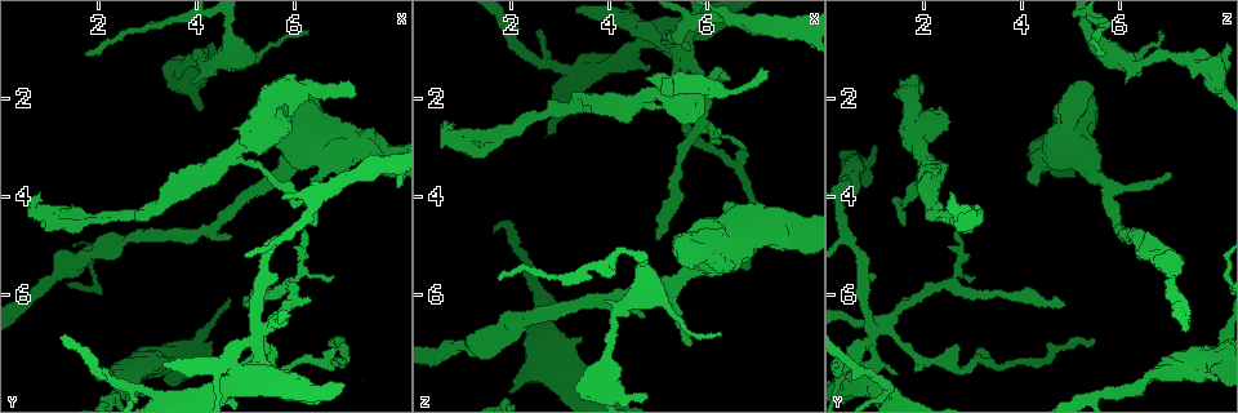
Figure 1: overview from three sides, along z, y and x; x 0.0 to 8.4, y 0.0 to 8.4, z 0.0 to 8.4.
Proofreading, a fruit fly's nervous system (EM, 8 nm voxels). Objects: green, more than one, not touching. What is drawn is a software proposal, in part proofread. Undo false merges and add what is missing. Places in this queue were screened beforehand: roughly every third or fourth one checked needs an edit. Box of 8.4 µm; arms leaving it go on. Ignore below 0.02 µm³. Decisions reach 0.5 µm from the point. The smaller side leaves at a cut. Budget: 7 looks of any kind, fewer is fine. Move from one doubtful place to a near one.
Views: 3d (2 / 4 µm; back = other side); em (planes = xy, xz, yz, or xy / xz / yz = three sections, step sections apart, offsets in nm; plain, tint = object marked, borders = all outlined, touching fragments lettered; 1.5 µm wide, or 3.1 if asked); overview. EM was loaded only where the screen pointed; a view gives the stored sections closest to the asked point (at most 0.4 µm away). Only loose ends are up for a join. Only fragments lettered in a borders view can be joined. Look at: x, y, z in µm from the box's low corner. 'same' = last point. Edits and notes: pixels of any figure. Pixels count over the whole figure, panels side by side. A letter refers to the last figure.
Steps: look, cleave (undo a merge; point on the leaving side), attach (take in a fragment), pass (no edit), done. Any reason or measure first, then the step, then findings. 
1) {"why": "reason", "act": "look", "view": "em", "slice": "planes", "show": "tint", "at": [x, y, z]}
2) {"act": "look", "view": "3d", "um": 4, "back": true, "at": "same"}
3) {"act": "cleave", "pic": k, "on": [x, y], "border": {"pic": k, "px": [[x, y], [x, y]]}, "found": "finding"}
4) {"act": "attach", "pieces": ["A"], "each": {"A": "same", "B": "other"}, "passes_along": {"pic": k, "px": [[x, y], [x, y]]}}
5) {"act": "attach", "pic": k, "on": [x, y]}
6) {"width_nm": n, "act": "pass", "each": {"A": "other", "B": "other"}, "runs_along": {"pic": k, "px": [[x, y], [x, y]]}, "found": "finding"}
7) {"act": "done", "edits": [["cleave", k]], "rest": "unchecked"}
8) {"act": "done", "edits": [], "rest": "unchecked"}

{"why": "tapers out", "act": "look", "view": "3d", "um": 4, "at": [7.20, 1.95, 1.45]}

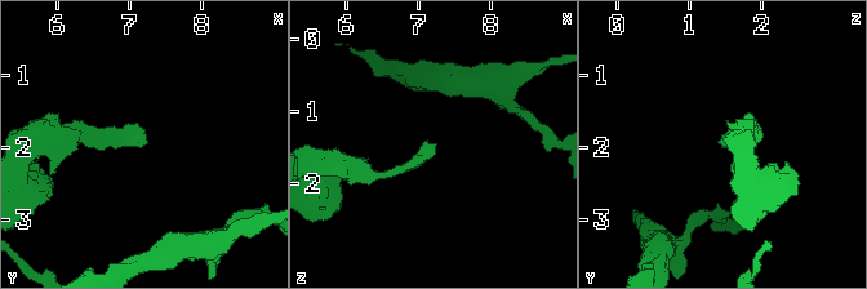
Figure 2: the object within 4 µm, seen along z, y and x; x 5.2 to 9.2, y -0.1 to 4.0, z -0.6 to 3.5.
{"why": "shape alone is not enough", "act": "look", "view": "em", "slice": "xy", "step": 8, "show": "borders", "at": [7.25, 1.90, 1.45]}

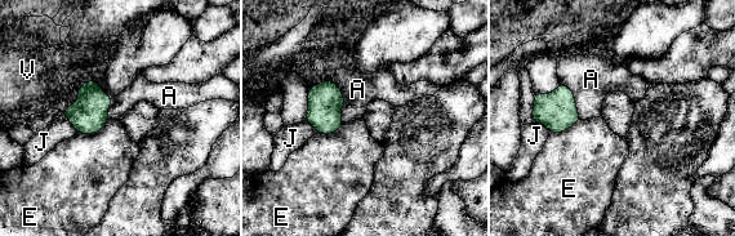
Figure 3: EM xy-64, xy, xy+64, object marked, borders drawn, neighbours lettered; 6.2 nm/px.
{"longest_contact_nm": ["A", 280], "act": "pass", "each": {"A": "other", "E": "other", "J": "other", "V": "other"}, "border": {"pic": 3, "px": [[108, 119], [93, 133], [78, 133]]}, "found": "no lettered fragment goes on from it"}

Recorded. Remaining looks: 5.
{"why": "calibre changes", "act": "look", "view": "em", "slice": "planes", "show": "plain", "at": [5.20, 6.85, 0.95]}

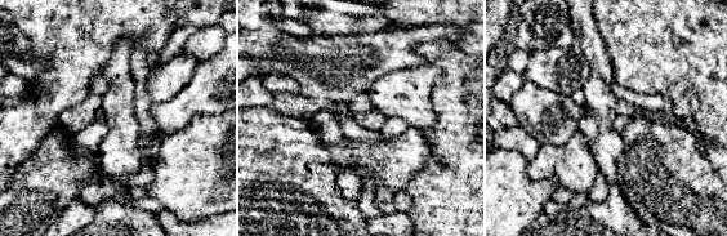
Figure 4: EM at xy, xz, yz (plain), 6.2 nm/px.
{"why": "where the object lies", "act": "look", "view": "em", "slice": "planes", "show": "tint", "at": "same"}

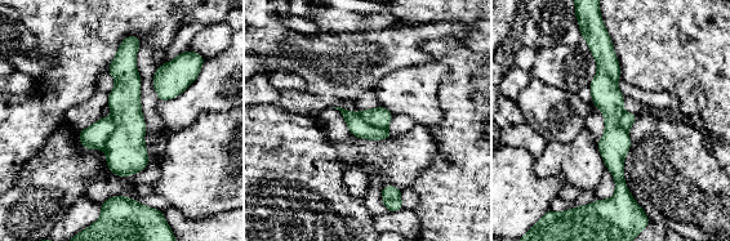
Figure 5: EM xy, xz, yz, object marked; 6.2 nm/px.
{"why": "what lies round it", "act": "look", "view": "em", "slice": "planes", "show": "borders", "at": "same"}

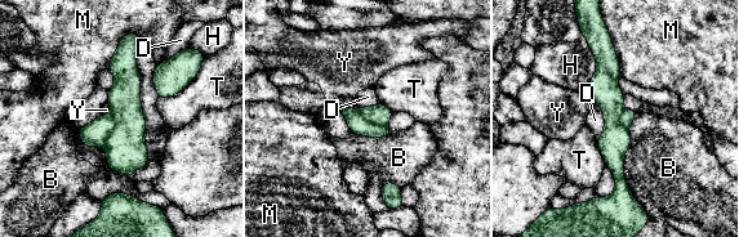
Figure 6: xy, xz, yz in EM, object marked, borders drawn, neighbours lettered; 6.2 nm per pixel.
{"act": "cleave", "pic": 6, "on": [94, 134], "each": {"B": "other", "D": "other", "H": "other", "M": "other", "T": "other", "Y": "other"}, "part_leaving": {"pic": 6, "px": [[344, 110], [363, 128], [386, 132]]}, "found": "two neurons meet here"}

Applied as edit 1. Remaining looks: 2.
{"act": "look", "view": "overview"}

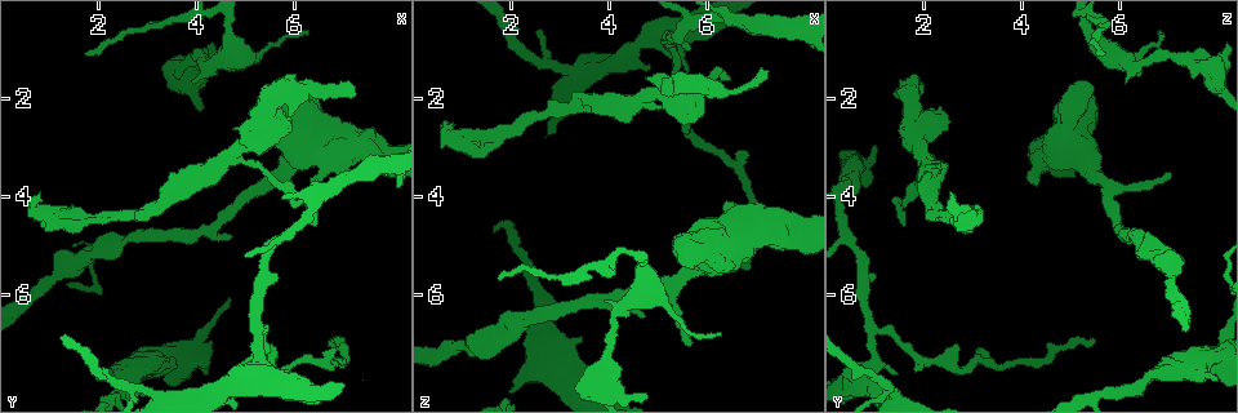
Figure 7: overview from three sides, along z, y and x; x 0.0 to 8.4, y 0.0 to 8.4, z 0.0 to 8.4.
{"why": "long arm stops here", "act": "look", "view": "em", "slice": "planes", "show": "borders", "at": [1.75, 1.10, 5.65]}

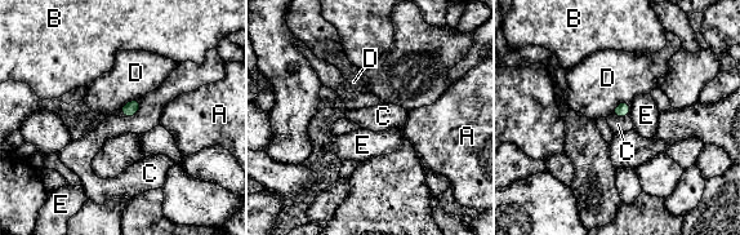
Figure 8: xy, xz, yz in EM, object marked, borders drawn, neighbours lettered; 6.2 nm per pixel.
{"width_nm": 80, "act": "pass", "each": {"A": "other", "B": "other", "C": "other", "D": "other", "E": "other"}, "found": "no lettered fragment goes on from it"}

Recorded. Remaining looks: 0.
{"act": "done", "edits": [["cleave", 6]], "rest": "unchecked"}

